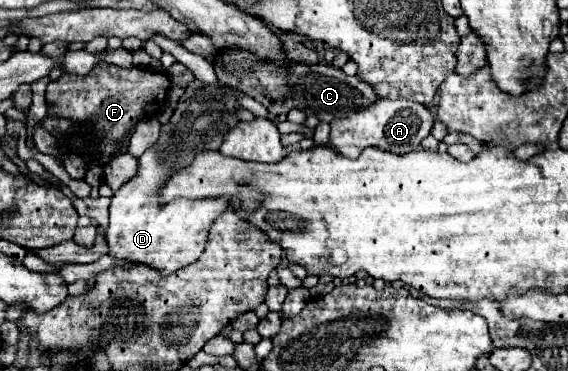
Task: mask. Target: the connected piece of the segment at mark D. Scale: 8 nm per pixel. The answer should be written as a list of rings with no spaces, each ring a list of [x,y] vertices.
[[[192,80],[184,88],[180,106],[174,110],[170,122],[160,128],[158,142],[138,158],[138,174],[112,196],[110,226],[106,230],[112,256],[158,268],[164,274],[172,274],[200,258],[208,240],[208,230],[228,208],[228,198],[174,198],[170,204],[160,204],[162,190],[168,178],[176,170],[190,166],[198,152],[220,148],[224,134],[240,122],[238,110],[240,100],[236,98],[236,88],[224,84],[206,86],[200,80]]]

